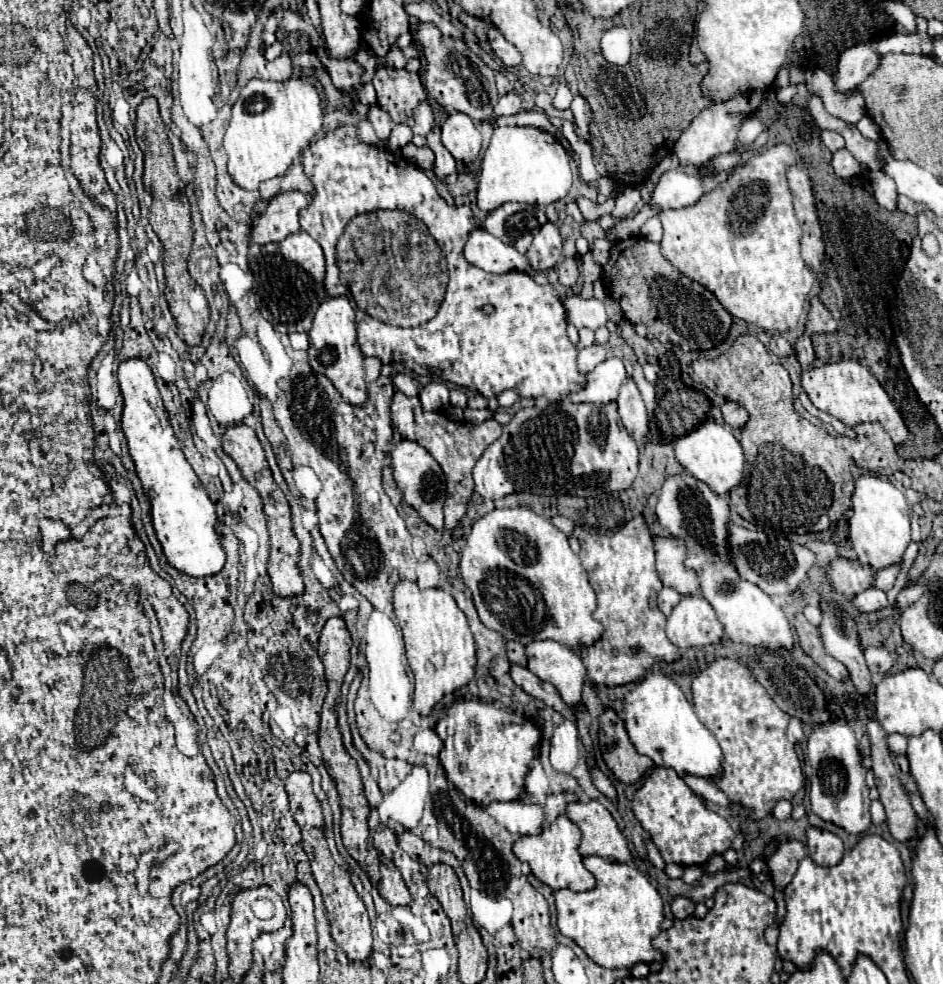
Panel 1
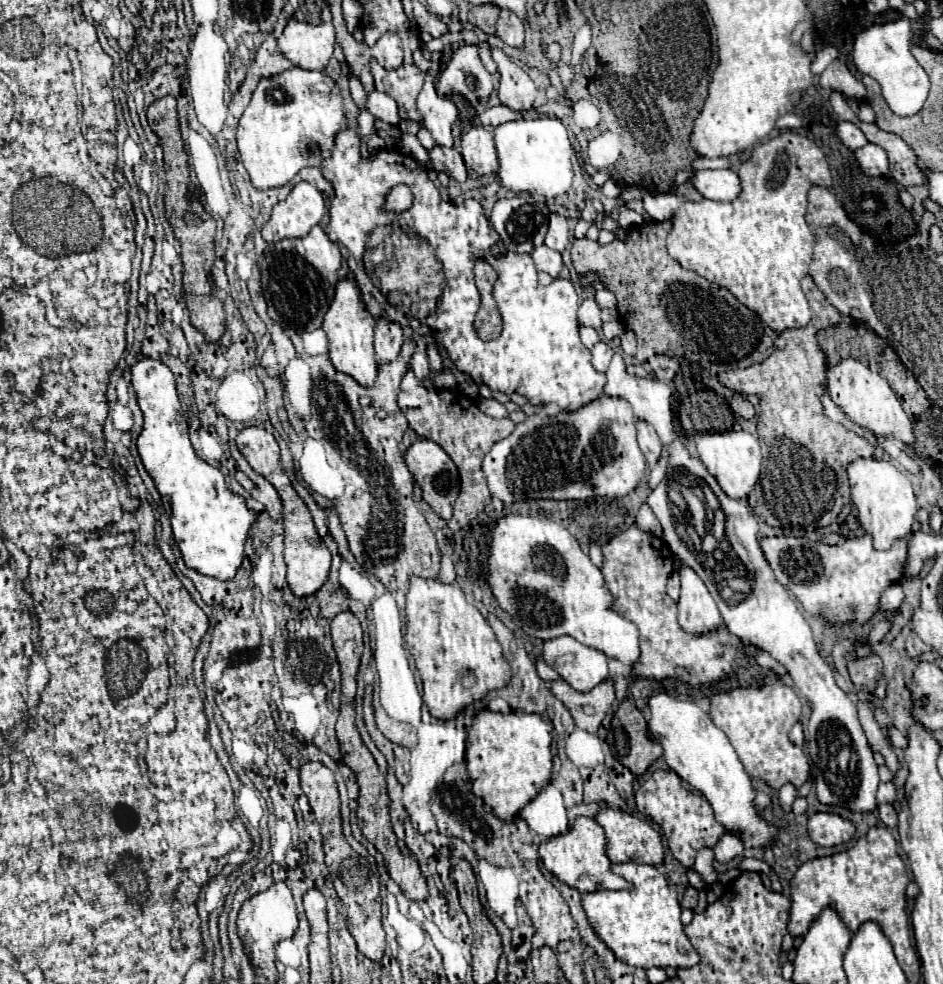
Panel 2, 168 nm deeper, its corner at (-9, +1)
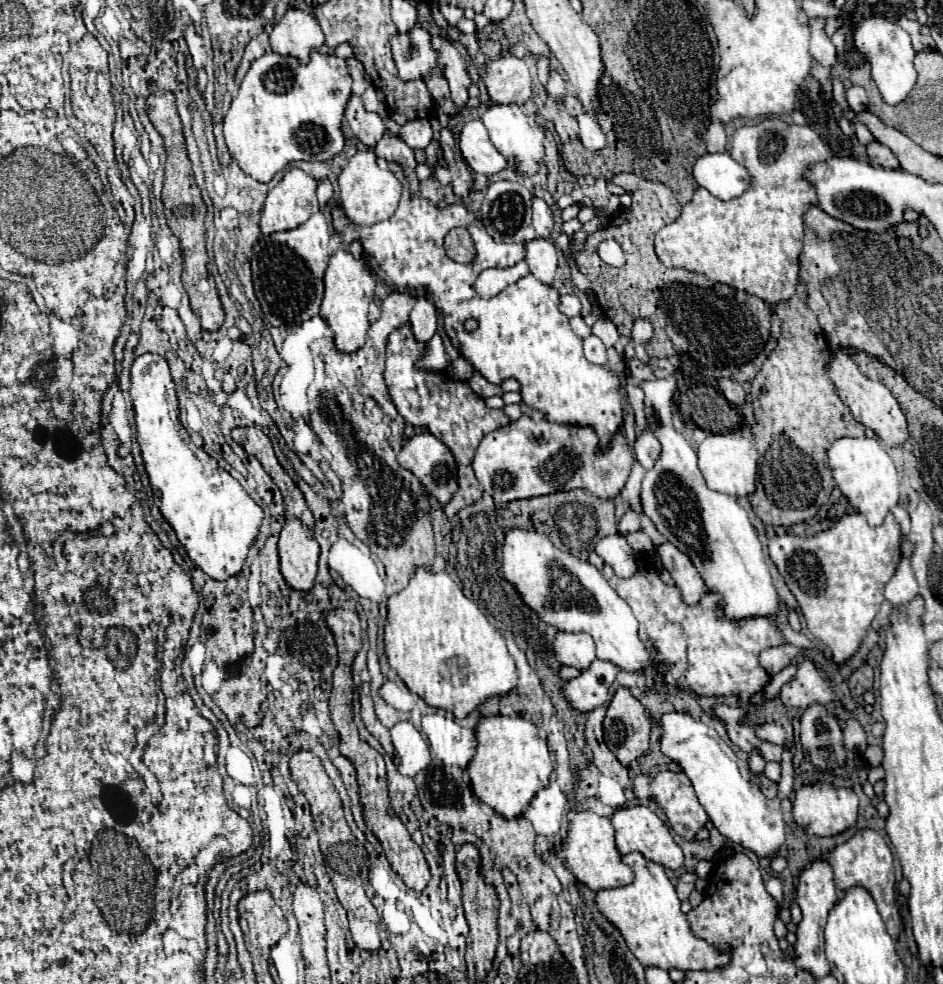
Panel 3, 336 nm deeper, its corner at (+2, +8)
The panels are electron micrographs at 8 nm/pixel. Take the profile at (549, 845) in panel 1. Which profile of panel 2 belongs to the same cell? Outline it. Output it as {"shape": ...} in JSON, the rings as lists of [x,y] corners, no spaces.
{"shape":[[[576,818],[566,836],[556,836],[554,840],[546,840],[538,848],[538,856],[544,862],[546,870],[550,870],[558,880],[576,888],[578,892],[596,892],[596,890],[622,890],[632,888],[624,878],[612,874],[610,860],[606,856],[606,836],[604,830],[594,822],[594,818]]]}

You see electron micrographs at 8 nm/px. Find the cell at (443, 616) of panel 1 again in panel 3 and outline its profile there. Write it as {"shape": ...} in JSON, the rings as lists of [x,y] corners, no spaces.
{"shape":[[[417,569],[409,585],[391,595],[387,601],[387,623],[385,623],[385,653],[389,665],[397,671],[401,681],[417,693],[429,707],[445,709],[455,717],[467,717],[479,705],[493,697],[503,697],[511,693],[517,685],[515,661],[507,651],[505,639],[481,613],[481,609],[463,595],[461,585],[457,585],[445,571],[431,573]]]}

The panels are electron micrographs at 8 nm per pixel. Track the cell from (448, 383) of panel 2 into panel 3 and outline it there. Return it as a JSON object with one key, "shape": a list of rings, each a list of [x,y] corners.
{"shape":[[[439,331],[433,335],[433,339],[427,345],[427,351],[423,355],[423,359],[419,361],[421,369],[429,369],[429,371],[443,371],[447,367],[447,357],[445,357],[445,349],[443,349],[443,339],[439,335]]]}

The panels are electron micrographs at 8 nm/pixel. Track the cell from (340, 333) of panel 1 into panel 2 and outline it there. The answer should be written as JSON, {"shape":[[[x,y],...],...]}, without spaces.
{"shape":[[[342,278],[336,286],[336,296],[334,302],[330,304],[326,318],[322,322],[322,330],[328,336],[328,344],[330,344],[330,360],[332,366],[348,376],[352,376],[358,384],[362,386],[370,386],[376,380],[378,374],[378,366],[374,360],[374,346],[372,346],[372,336],[374,336],[374,318],[364,310],[364,304],[360,300],[360,292],[354,280]]]}

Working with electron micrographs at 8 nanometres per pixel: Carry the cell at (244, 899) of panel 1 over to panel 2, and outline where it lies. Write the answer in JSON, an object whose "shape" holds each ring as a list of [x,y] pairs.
{"shape":[[[274,882],[268,890],[258,892],[250,900],[246,900],[238,914],[238,936],[250,960],[274,960],[274,946],[284,938],[292,938],[296,928],[298,916],[294,898],[284,882]]]}

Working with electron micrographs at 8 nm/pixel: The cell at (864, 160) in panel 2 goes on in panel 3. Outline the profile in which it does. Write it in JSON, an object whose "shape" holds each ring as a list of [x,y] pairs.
{"shape":[[[881,143],[867,145],[867,155],[869,155],[871,163],[875,163],[875,165],[881,165],[881,167],[887,167],[887,169],[899,169],[901,167],[897,157],[891,153],[891,149],[887,149]]]}

